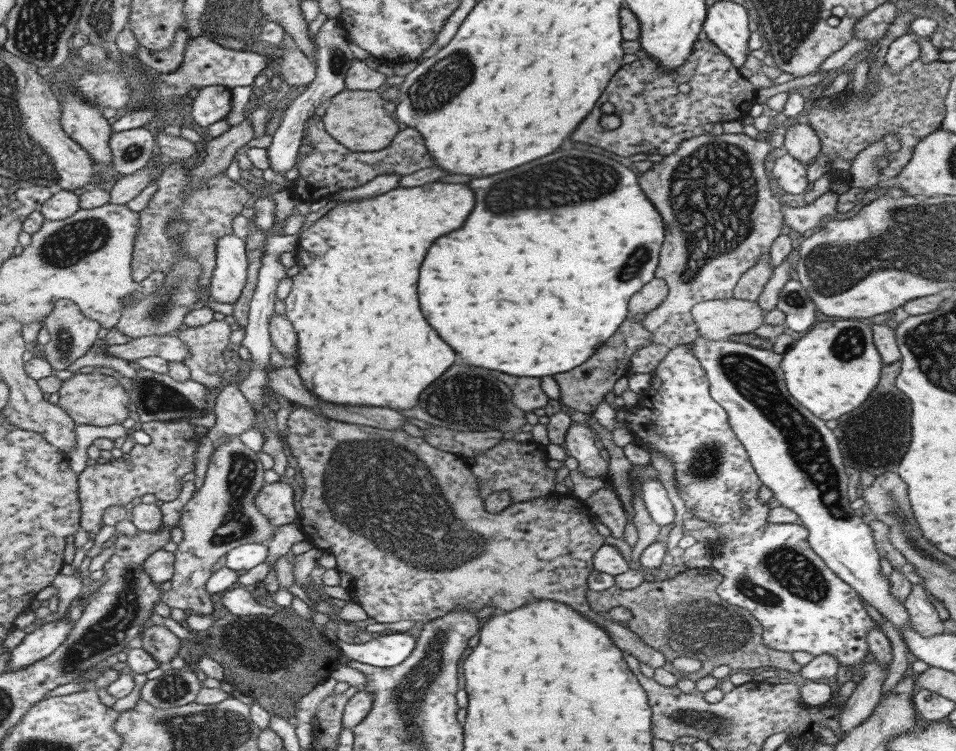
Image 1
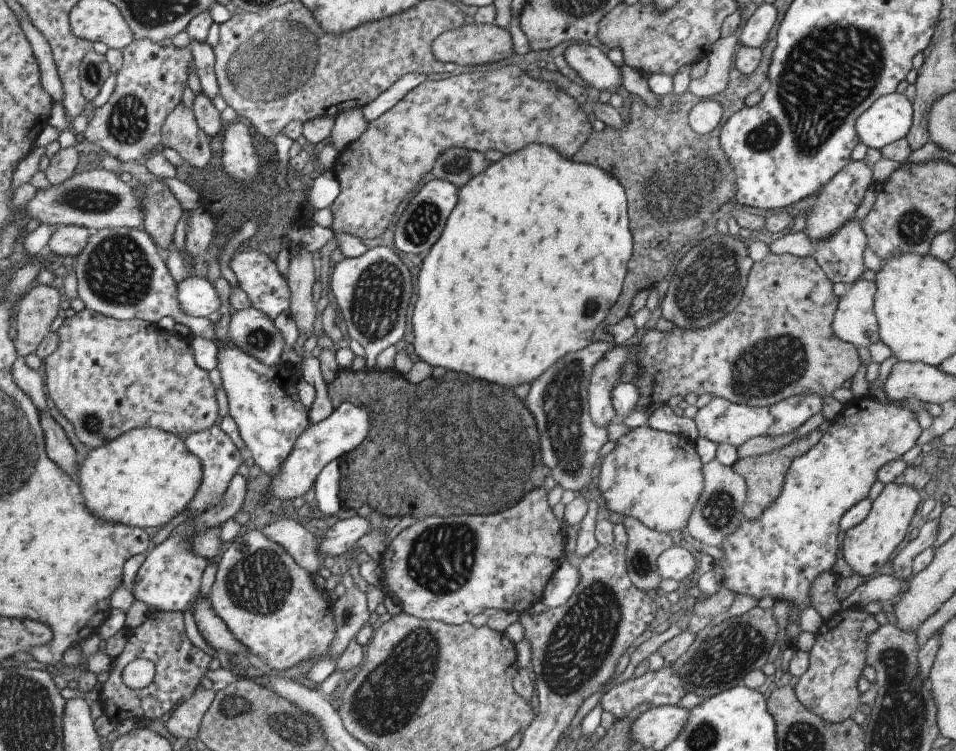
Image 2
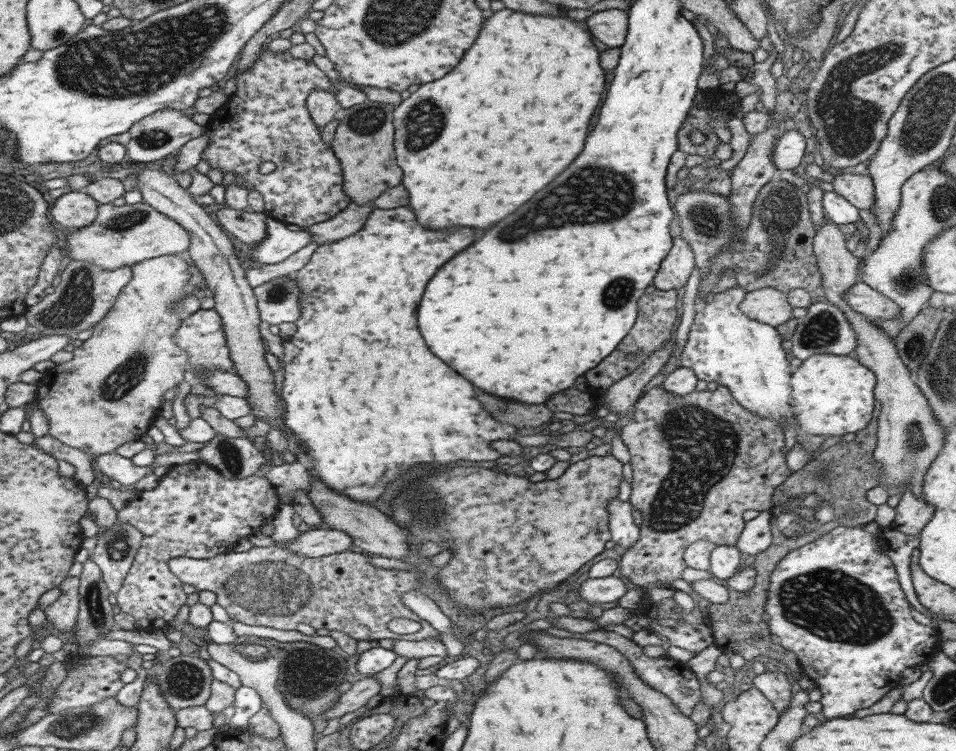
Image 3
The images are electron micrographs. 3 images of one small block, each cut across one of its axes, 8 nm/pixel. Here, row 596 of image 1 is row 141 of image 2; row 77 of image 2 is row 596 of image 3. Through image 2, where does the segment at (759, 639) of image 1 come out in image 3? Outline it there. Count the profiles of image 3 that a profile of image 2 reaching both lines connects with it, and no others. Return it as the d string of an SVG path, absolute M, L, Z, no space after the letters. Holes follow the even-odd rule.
M876 401L868 428L863 428L862 432L856 432L852 448L846 448L840 442L831 446L810 459L800 470L792 472L784 483L776 487L773 494L773 506L770 508L773 515L771 520L773 538L770 546L764 552L756 554L753 563L756 570L754 588L748 592L738 592L726 585L729 592L728 602L712 603L708 607L714 644L723 652L725 650L732 651L743 655L746 661L751 661L756 658L757 653L766 653L776 641L773 639L765 615L767 591L772 572L788 552L818 540L836 527L864 526L875 520L879 506L870 503L866 499L866 494L868 494L868 490L878 486L876 478L880 478L880 467L878 467L878 461L874 458L873 452L877 445L876 430L879 427L877 421L881 412L881 403ZM824 468L828 468L826 471L828 475L815 480L816 472L824 470ZM740 618L750 620L744 622ZM754 635L760 635L763 640L752 639Z

